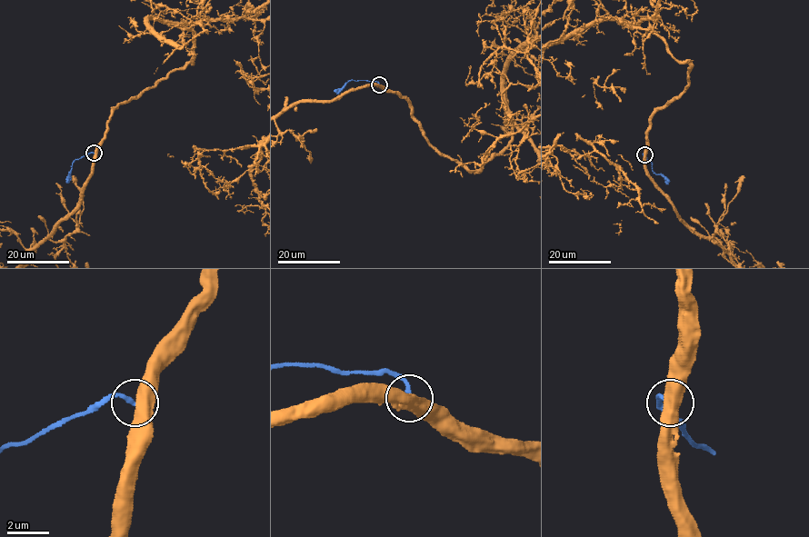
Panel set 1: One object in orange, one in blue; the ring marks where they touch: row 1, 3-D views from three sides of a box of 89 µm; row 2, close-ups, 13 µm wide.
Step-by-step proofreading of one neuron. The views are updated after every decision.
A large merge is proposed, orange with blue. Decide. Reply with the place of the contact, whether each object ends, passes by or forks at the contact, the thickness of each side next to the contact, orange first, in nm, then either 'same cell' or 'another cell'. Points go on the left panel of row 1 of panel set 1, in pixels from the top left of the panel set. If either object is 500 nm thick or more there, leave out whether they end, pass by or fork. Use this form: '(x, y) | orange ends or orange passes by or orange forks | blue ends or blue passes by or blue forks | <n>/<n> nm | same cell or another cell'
(94, 153) | 550/200 nm | another cell

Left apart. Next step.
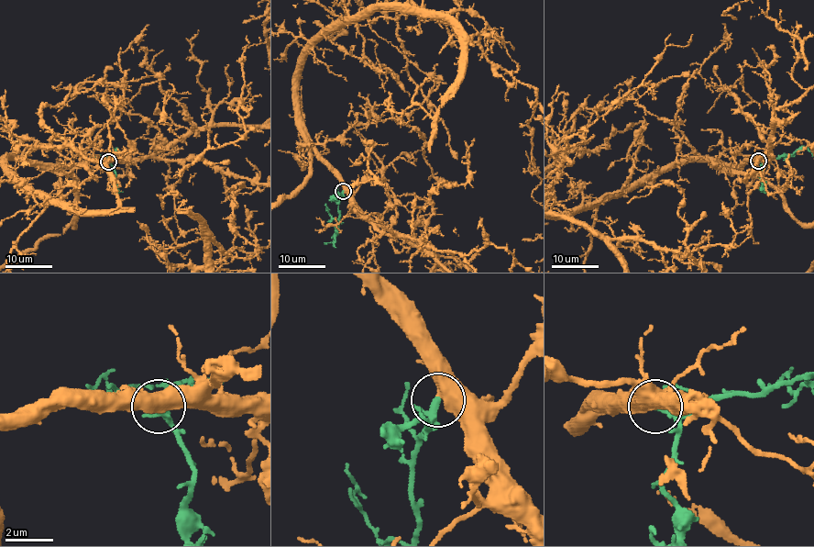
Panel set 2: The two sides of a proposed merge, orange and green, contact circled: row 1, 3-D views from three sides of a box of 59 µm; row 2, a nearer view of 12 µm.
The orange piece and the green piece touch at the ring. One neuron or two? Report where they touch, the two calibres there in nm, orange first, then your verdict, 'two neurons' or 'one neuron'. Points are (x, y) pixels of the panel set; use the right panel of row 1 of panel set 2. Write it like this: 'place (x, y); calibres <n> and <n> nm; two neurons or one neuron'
place (758, 161); calibres 600 and 280 nm; one neuron

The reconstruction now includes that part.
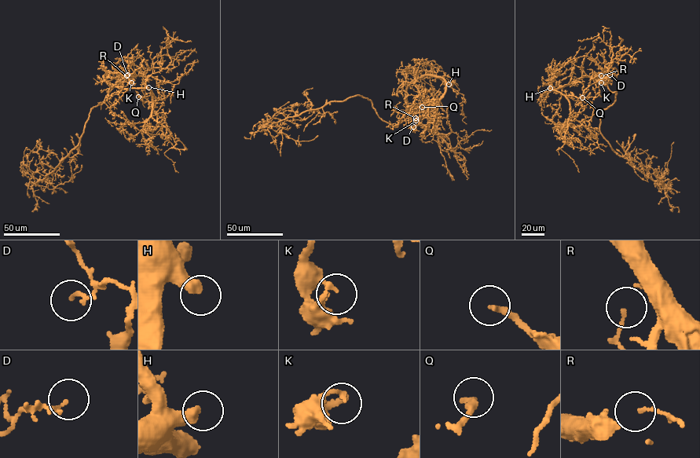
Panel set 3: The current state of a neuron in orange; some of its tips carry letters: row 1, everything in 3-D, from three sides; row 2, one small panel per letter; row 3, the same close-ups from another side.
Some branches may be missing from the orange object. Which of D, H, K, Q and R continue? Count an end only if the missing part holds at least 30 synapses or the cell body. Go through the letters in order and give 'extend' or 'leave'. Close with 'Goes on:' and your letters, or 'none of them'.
D: leave
H: extend
K: leave
Q: extend
R: leave
Goes on: H, Q

